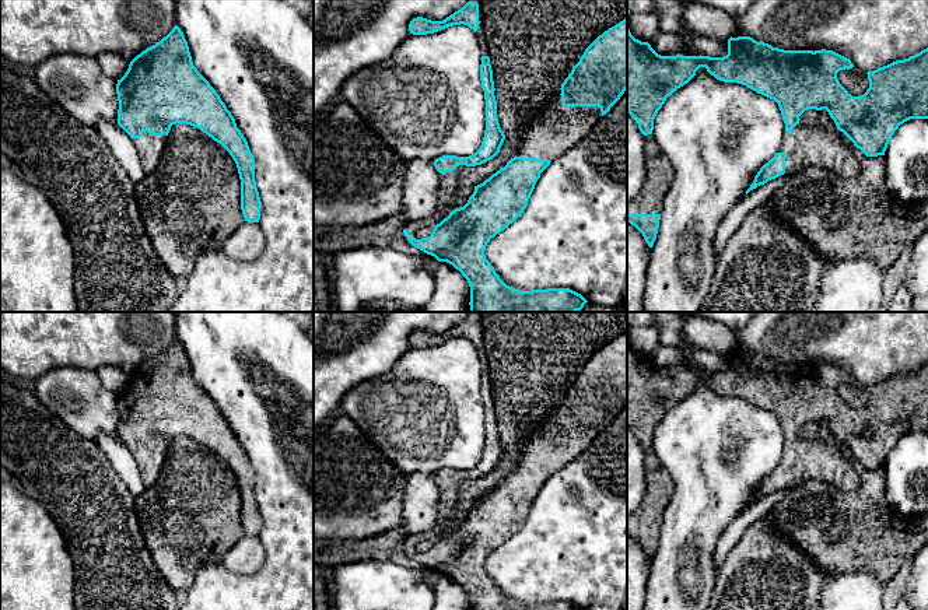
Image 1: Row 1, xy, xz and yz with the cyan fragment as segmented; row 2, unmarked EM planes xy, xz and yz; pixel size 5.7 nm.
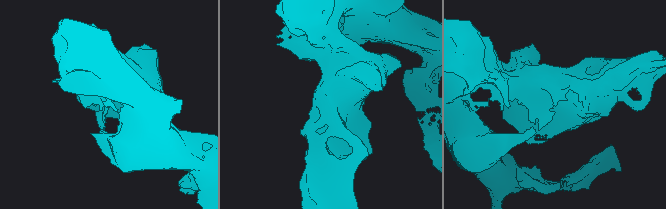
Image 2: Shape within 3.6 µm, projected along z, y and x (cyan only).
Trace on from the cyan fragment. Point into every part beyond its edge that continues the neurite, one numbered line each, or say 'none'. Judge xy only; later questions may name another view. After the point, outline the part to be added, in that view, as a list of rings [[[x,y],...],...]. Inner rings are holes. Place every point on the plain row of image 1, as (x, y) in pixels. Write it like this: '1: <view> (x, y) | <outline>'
1: xy (150, 460) | [[[147,445],[140,452],[132,452],[137,466],[141,470],[141,480],[146,487],[153,487],[162,471],[167,458],[164,449],[154,449]]]

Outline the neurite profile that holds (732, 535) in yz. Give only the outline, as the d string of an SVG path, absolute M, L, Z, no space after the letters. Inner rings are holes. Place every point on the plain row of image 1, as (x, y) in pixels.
M795 485L784 487L775 492L768 494L764 498L750 504L743 512L725 529L722 533L715 553L714 564L717 568L721 567L728 553L740 541L745 532L760 518L768 513L773 506L780 502Z

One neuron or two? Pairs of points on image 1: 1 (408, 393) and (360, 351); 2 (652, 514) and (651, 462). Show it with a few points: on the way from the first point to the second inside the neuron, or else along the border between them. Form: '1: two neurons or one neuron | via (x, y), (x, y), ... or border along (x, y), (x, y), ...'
1: two neurons | border along (408, 350), (389, 370), (353, 385)
2: one neuron | via (654, 501), (654, 474)

